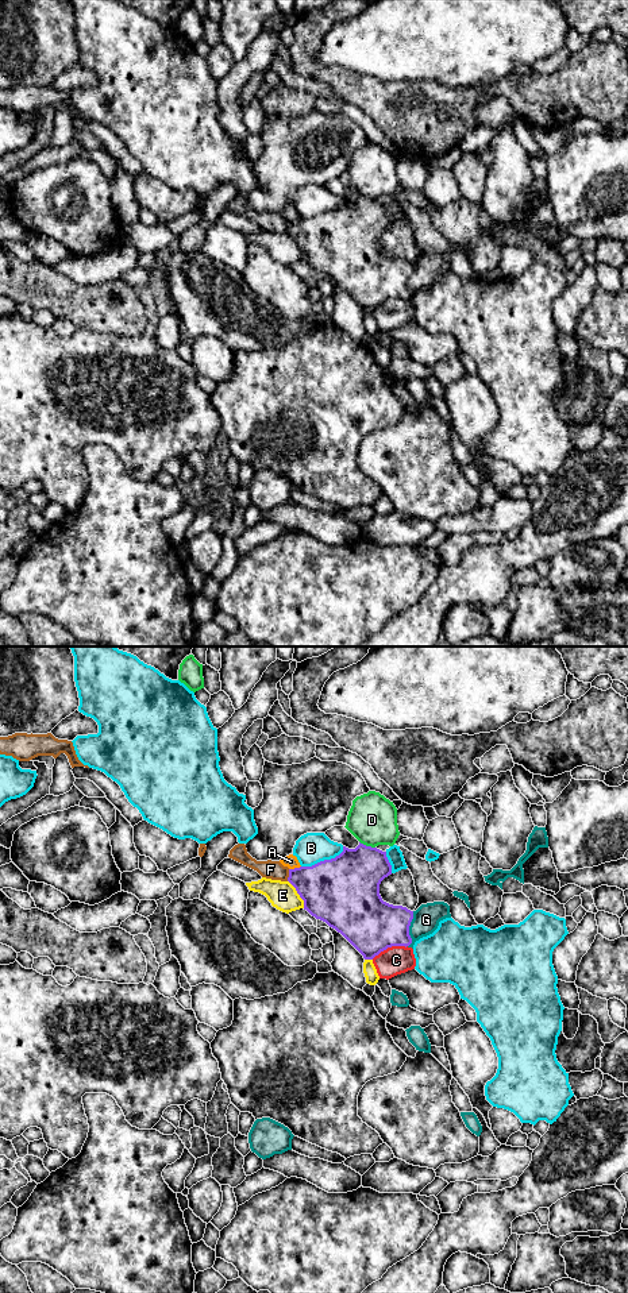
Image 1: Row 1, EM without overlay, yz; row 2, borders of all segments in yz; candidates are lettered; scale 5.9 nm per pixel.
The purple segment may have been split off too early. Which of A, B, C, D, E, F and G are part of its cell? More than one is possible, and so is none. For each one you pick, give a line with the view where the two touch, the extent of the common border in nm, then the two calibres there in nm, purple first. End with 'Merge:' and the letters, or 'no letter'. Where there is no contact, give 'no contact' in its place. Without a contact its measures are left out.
Merge: no letter

